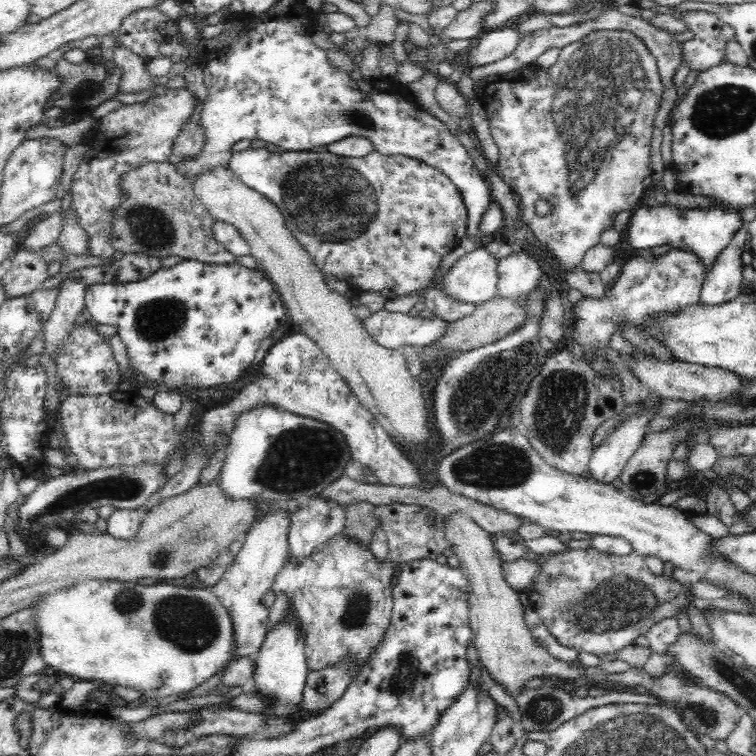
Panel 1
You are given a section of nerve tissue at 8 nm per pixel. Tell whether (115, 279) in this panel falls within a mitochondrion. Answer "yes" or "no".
no

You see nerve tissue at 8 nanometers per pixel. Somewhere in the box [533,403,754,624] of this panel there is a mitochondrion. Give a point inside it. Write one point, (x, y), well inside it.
(642, 479)

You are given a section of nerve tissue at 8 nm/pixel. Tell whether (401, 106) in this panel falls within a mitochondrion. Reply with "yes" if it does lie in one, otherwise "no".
no

